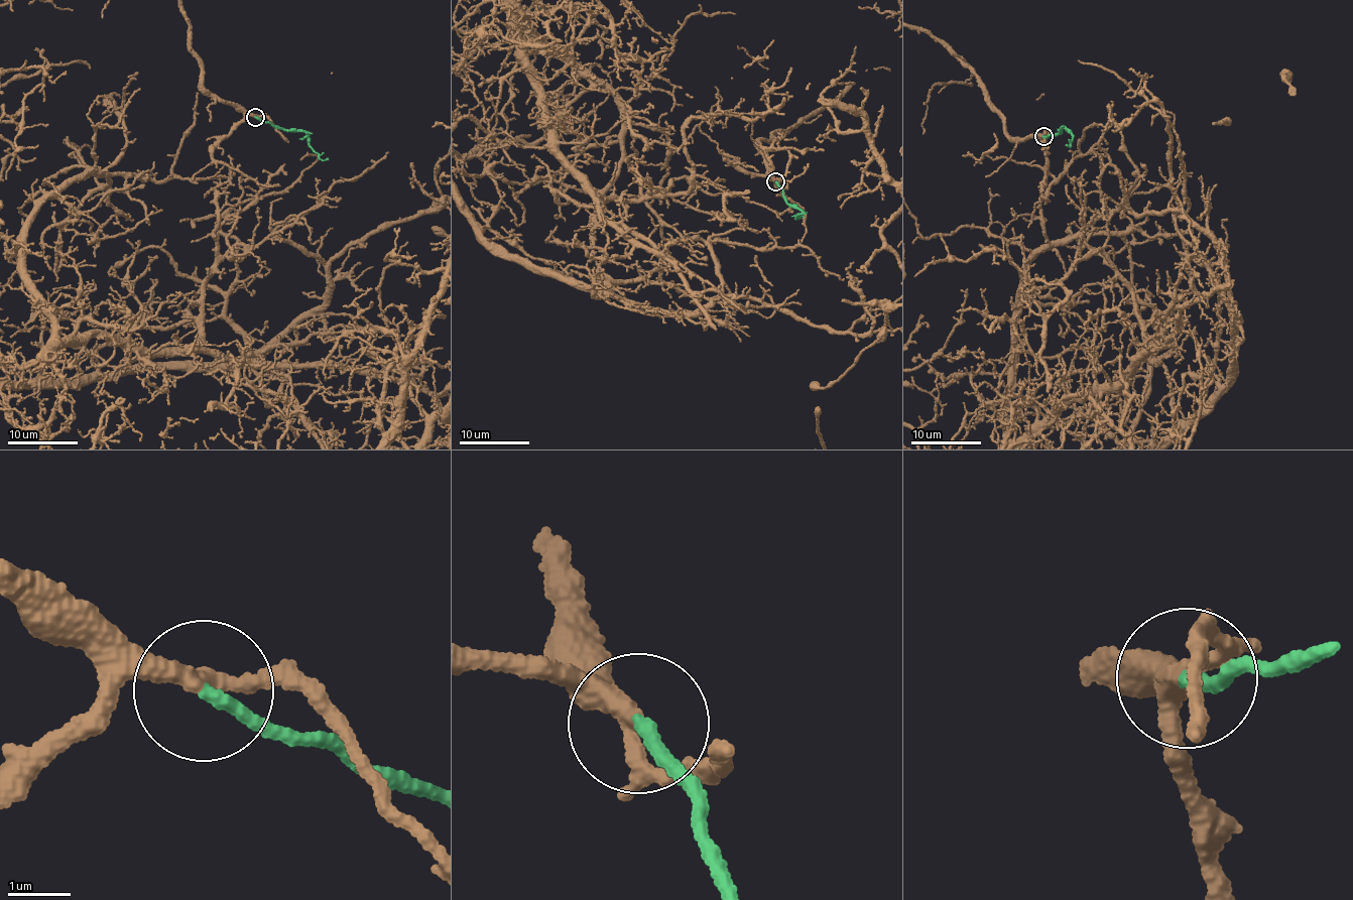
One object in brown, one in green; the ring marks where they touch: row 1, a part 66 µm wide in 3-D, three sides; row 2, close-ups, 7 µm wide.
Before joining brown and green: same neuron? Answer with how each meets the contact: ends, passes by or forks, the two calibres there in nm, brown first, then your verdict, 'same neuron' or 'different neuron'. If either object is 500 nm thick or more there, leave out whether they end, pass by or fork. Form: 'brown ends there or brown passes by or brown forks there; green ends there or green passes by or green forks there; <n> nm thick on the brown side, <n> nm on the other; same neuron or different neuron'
brown forks there; green ends there; 220 nm thick on the brown side, 220 nm on the other; same neuron

